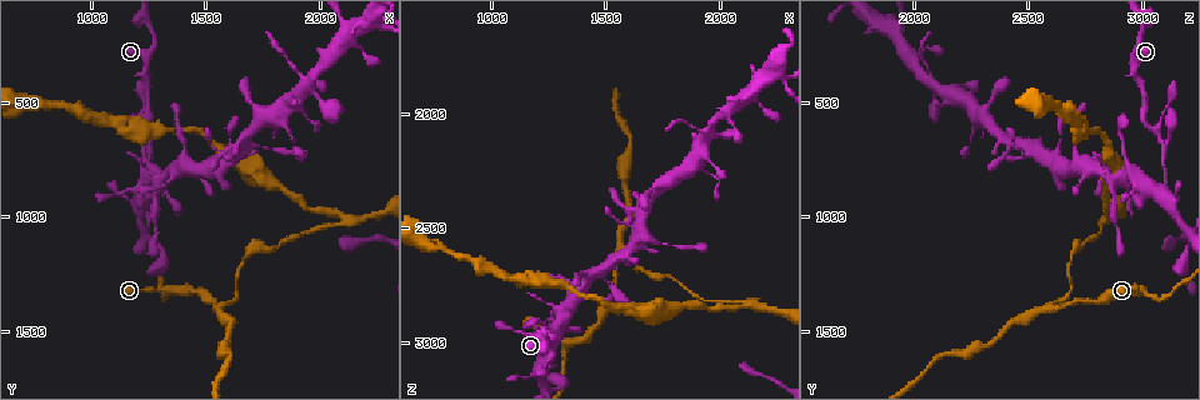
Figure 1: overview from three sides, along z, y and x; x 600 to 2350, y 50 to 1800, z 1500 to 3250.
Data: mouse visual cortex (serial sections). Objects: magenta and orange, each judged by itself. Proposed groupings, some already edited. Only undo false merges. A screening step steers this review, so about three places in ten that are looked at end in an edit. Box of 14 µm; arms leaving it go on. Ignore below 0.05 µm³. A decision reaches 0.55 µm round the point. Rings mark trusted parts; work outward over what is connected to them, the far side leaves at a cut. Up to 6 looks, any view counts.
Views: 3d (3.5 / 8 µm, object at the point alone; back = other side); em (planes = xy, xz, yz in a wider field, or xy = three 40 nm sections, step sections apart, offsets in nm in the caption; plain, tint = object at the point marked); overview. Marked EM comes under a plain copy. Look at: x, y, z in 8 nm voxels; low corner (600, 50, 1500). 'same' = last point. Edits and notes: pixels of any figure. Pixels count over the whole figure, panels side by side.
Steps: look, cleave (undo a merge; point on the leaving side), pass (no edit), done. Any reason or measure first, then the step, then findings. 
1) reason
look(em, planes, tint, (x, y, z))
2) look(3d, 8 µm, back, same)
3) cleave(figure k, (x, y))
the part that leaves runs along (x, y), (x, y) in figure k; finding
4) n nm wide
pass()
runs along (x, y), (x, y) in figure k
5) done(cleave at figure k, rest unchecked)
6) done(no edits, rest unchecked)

side arm on a straight run
look(3d, 3.5 µm, (1250, 680, 3080))

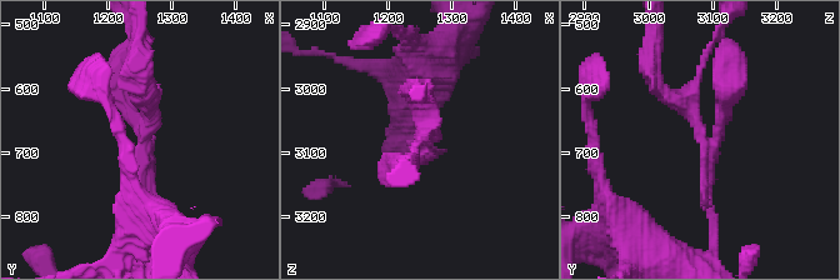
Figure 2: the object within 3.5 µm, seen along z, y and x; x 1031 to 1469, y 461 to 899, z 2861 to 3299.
3 arms; arms of 100, 250, 250 nm; now the EM
look(em, xy, step 1, tint, (1260, 690, 3095))

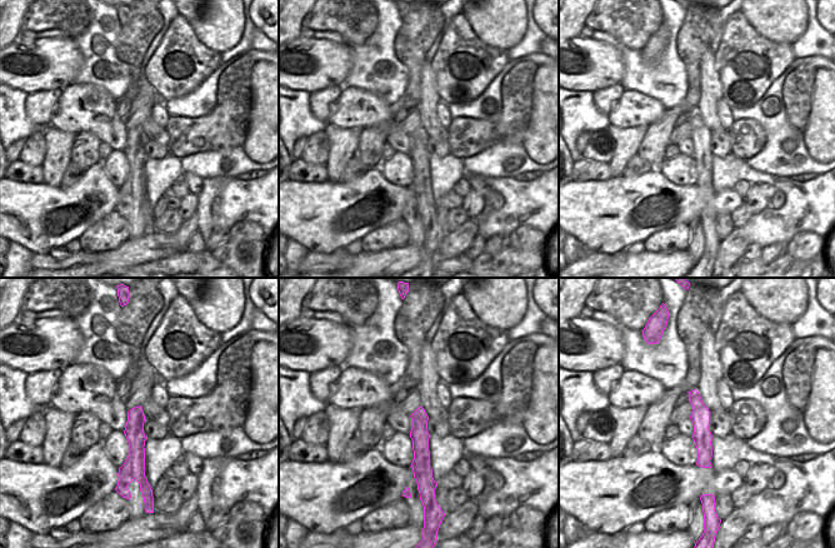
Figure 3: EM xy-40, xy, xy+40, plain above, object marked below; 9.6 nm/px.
cleave(figure 2, (743, 71))
the part that leaves runs along (708, 145), (710, 256) in figure 2; two cells meet here

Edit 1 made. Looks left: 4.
three arms meet
look(3d, 3.5 µm, (1320, 1310, 3000))

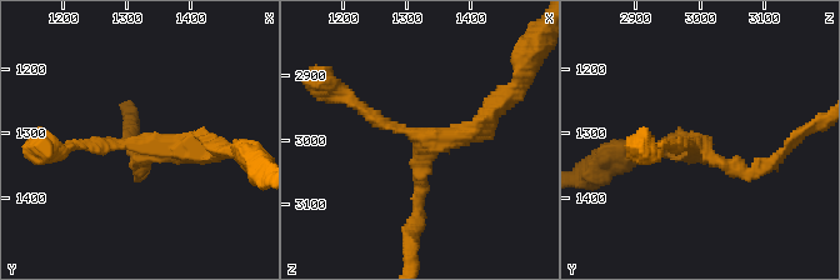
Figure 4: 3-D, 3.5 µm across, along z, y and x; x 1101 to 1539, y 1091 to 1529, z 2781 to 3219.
3 arms; arms of 150, 200, 300 nm
look(em, xy, step 3, tint, (1320, 1320, 2995))

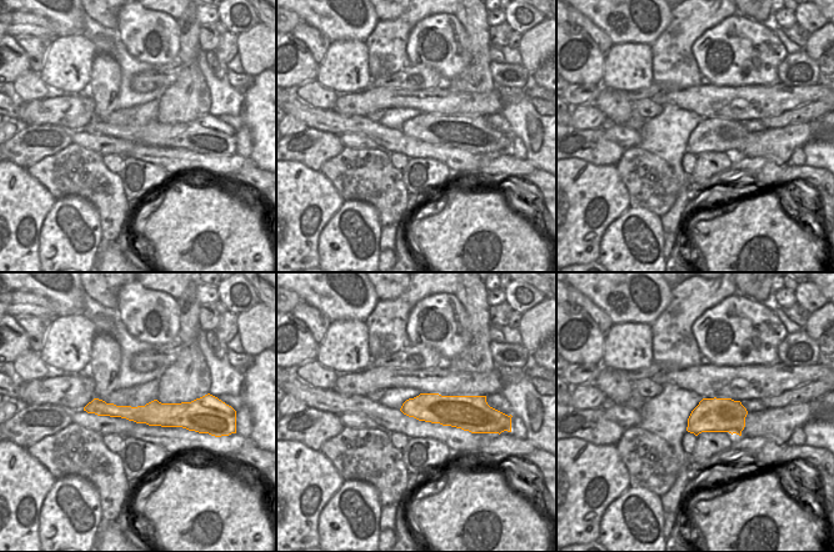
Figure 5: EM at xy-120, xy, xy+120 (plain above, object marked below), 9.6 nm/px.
pass()
runs along (189, 405), (180, 414), (89, 409) in figure 5; all the same cell

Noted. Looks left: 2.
done(cleave at figure 2, rest unchecked)

